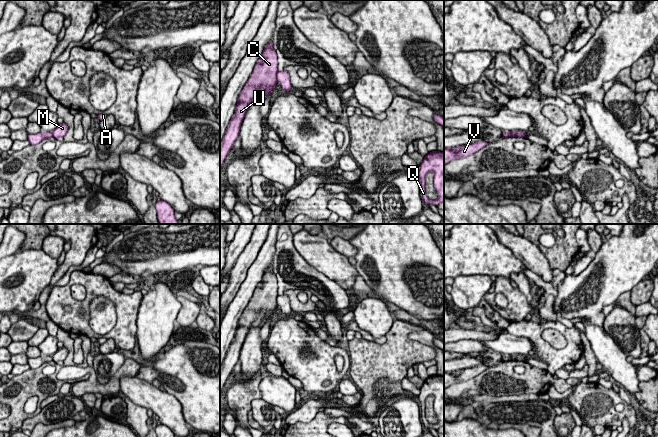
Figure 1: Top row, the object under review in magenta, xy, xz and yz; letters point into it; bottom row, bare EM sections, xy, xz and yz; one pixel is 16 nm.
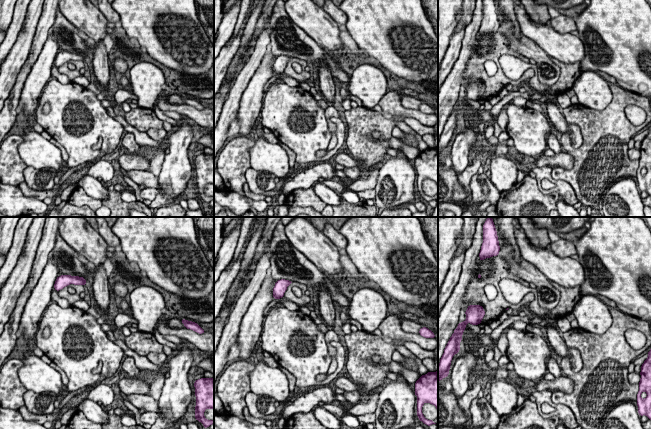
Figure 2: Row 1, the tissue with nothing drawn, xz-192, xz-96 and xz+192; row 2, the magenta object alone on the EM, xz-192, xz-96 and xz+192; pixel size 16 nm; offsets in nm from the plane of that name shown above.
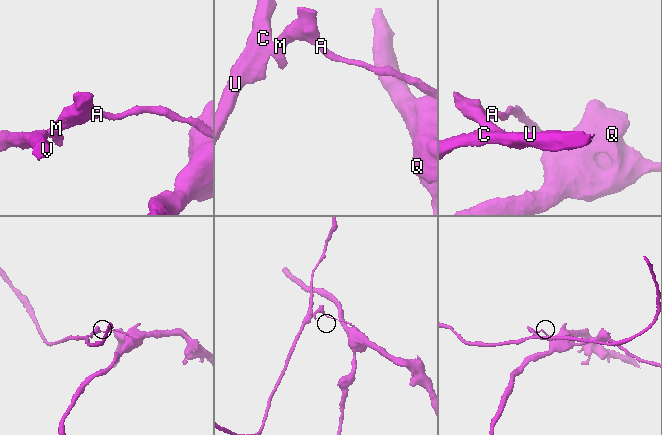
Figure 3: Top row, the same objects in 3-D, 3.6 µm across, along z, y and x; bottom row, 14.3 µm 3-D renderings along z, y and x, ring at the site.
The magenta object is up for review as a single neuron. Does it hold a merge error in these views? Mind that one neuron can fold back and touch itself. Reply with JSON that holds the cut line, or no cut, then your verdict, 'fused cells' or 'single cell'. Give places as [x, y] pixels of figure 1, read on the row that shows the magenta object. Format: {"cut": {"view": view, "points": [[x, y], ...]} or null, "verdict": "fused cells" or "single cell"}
{"cut": {"view": "xz", "points": [[278, 71], [276, 80]]}, "verdict": "fused cells"}

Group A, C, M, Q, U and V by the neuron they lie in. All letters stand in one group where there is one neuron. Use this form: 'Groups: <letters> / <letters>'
Groups: A M Q / C U V

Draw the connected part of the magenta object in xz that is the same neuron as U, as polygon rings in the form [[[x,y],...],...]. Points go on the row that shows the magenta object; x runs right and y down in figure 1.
[[[270,41],[264,47],[261,58],[254,66],[254,70],[243,87],[234,115],[226,129],[220,144],[220,172],[224,160],[239,137],[240,127],[252,100],[260,96],[262,102],[274,90],[277,83],[278,59]]]

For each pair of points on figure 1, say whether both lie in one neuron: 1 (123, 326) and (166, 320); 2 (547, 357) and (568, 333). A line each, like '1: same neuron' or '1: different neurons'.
1: different neurons
2: same neuron

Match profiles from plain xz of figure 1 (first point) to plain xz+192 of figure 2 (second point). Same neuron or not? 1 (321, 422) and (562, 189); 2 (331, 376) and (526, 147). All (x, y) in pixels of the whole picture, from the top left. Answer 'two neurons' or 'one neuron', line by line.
1: two neurons
2: one neuron

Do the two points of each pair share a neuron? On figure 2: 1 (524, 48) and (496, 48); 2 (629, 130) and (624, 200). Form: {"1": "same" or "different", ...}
{"1": "different", "2": "different"}

